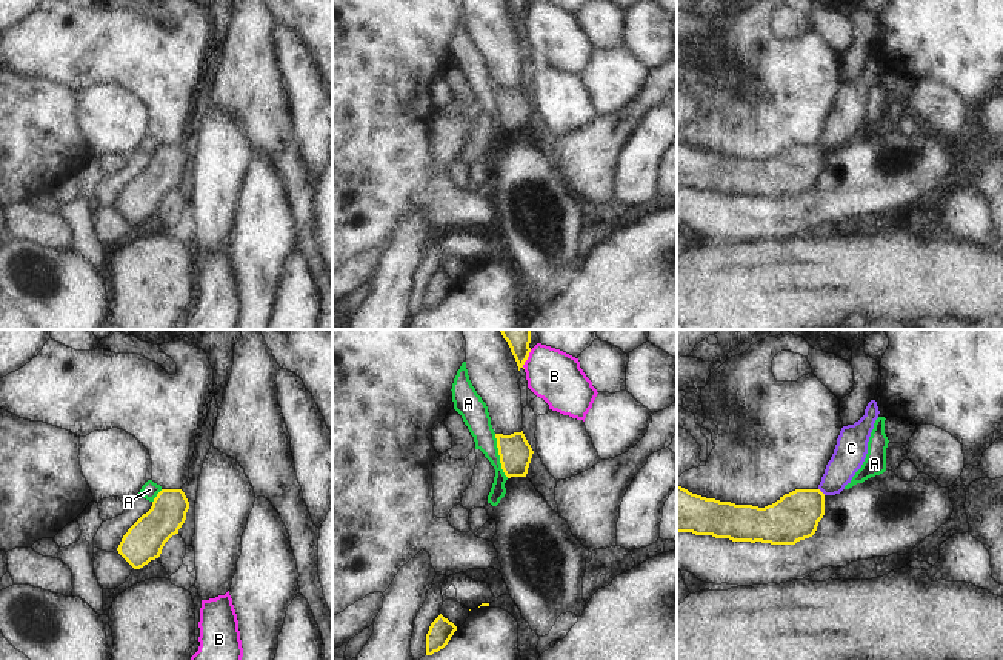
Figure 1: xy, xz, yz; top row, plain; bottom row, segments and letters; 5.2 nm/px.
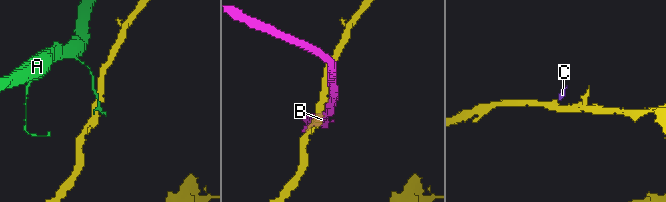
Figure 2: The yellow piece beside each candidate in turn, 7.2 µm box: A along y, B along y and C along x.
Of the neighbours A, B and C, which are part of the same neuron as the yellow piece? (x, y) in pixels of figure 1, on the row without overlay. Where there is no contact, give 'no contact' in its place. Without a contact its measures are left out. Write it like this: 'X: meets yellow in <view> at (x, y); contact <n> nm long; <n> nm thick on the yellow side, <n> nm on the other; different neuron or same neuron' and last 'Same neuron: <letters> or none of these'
A: meets yellow in xz at (499, 110); contact 240 nm long; 170 nm thick on the yellow side, 140 nm on the other; different neuron
B: meets yellow in xz at (526, 14); contact 110 nm long; 90 nm thick on the yellow side, 280 nm on the other; different neuron
C: meets yellow in yz at (820, 146); contact 50 nm long; 240 nm thick on the yellow side, 160 nm on the other; same neuron
Same neuron: C

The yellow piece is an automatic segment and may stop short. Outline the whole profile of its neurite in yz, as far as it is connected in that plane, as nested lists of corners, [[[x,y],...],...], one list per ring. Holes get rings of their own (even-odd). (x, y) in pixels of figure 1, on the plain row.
[[[871,55],[865,71],[843,82],[817,145],[795,145],[765,163],[706,154],[677,142],[677,188],[732,197],[795,200],[815,189],[825,171],[825,152],[840,149],[861,123],[878,74]]]

